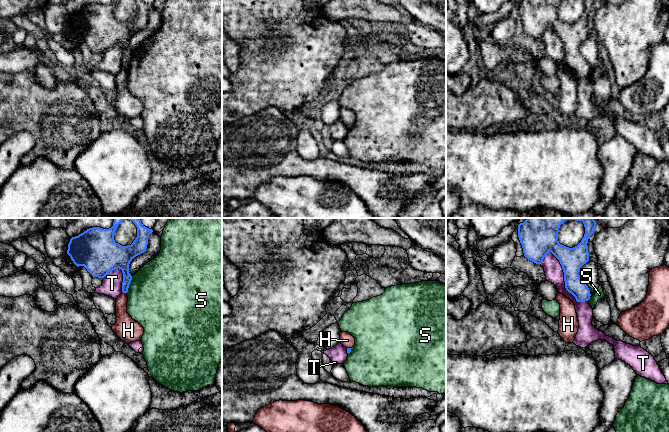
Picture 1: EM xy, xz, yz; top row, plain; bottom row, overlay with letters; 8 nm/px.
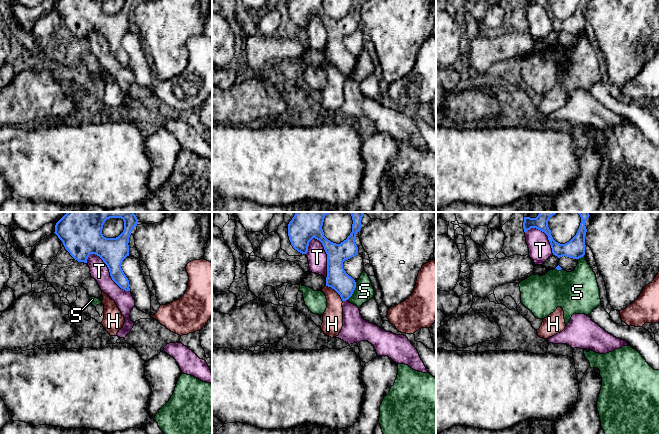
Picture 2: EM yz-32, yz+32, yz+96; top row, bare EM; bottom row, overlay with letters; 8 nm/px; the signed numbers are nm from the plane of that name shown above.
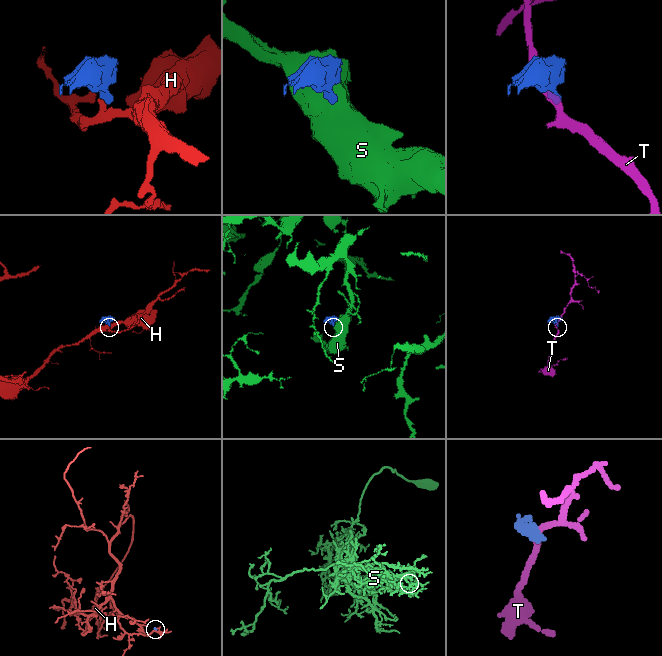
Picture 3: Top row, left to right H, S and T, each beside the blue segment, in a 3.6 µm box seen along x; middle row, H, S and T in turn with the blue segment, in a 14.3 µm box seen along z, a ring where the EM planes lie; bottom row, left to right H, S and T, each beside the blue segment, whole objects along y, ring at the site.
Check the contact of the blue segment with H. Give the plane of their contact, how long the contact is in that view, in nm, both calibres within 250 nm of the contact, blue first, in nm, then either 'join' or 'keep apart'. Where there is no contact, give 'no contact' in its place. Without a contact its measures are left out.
meets blue in xy; contact 40 nm long; 120 nm thick on the blue side, 140 nm on the other; keep apart

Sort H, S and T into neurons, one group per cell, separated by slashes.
H / S / T

